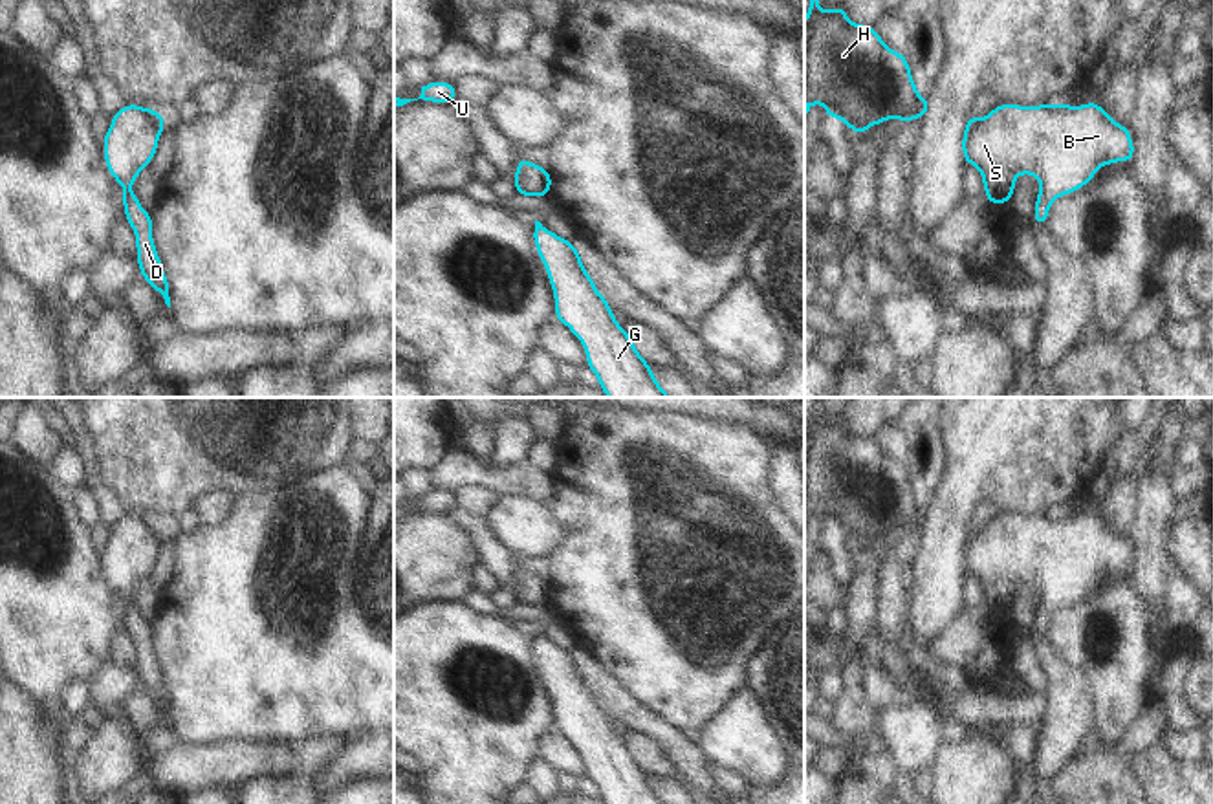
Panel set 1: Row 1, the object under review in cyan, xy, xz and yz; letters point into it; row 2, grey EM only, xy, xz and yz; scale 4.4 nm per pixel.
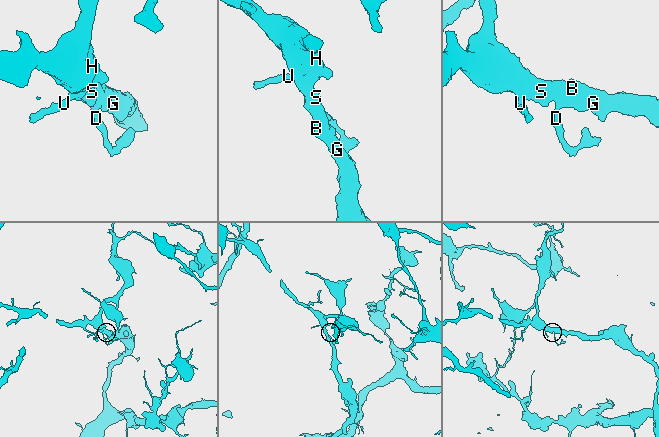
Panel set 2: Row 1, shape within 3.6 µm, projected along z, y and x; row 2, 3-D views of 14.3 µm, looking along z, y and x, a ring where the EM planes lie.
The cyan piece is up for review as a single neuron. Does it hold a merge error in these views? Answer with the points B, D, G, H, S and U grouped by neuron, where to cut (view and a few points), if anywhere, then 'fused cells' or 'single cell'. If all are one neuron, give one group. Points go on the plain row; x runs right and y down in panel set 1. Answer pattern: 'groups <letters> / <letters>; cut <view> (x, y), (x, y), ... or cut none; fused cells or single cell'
groups B D G H S U; cut none; single cell

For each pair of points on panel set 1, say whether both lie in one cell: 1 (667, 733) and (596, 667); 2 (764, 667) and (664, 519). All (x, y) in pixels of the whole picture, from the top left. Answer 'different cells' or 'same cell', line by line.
1: same cell
2: different cells

